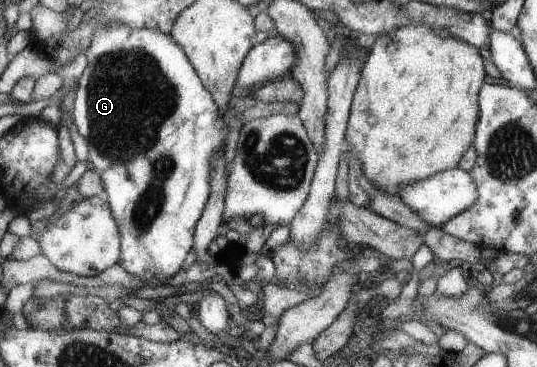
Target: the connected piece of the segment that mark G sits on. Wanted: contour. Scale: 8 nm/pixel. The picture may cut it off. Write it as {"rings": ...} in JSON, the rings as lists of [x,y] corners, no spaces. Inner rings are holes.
{"rings":[[[115,23],[109,25],[109,27],[103,27],[101,33],[93,39],[93,45],[87,50],[86,56],[89,63],[87,63],[87,68],[83,71],[81,78],[78,79],[79,87],[75,90],[76,97],[71,108],[72,123],[75,124],[78,133],[88,142],[88,161],[93,163],[95,173],[100,175],[104,197],[111,205],[117,224],[120,225],[123,235],[120,265],[135,279],[139,279],[143,285],[151,287],[165,286],[167,281],[183,267],[187,253],[193,247],[193,231],[196,231],[195,223],[198,223],[197,219],[201,217],[209,199],[212,197],[213,162],[216,161],[217,155],[225,153],[226,139],[229,133],[228,120],[219,115],[215,101],[210,96],[209,91],[205,90],[200,76],[197,75],[183,51],[184,49],[173,40],[171,34],[165,35],[161,31],[131,29],[127,25],[123,27],[123,25],[115,25]]]}

